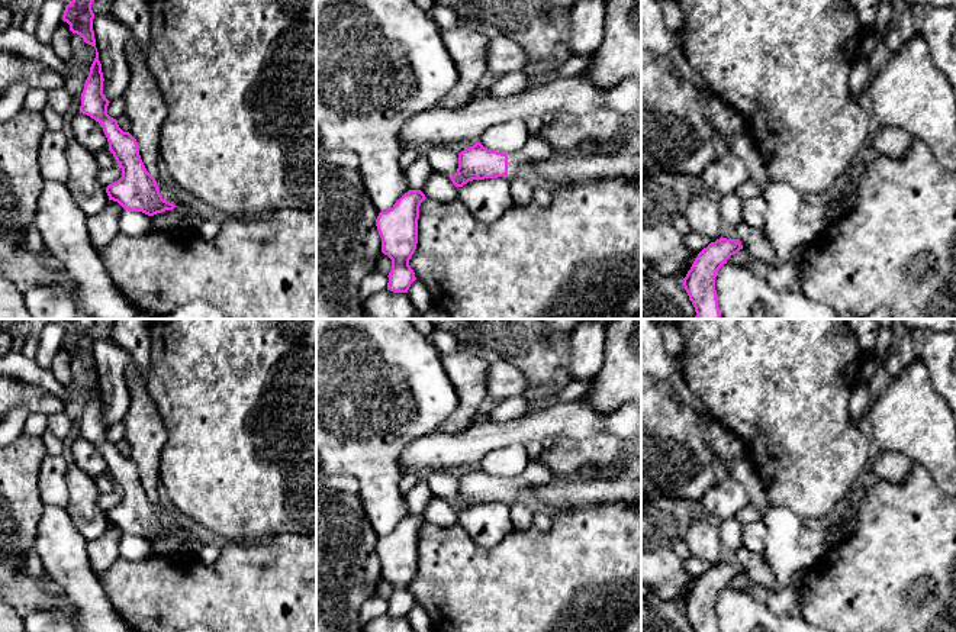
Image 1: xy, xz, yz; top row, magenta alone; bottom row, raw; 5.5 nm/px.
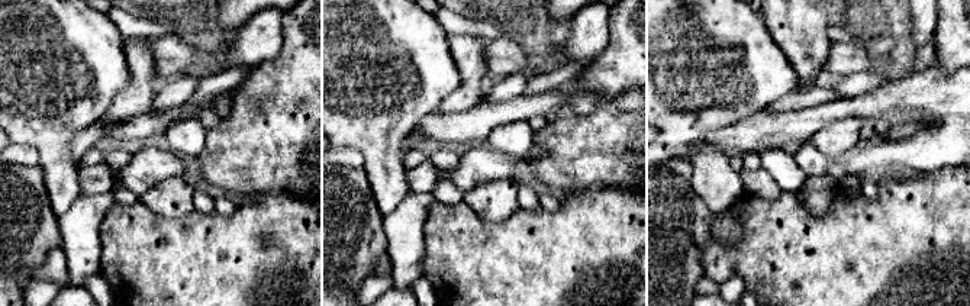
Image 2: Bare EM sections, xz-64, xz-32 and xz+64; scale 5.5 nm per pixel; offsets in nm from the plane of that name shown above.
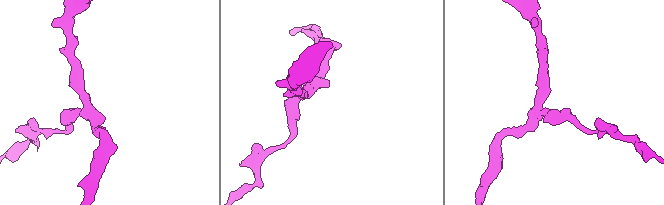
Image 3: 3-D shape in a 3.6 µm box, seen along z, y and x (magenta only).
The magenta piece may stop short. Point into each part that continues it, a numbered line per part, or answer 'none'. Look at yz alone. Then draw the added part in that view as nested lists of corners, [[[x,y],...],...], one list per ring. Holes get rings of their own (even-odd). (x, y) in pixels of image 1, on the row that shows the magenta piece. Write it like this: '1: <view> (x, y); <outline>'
none

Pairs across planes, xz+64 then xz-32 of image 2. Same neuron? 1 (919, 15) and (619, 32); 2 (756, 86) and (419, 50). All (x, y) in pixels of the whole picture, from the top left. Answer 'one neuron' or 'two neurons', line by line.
1: two neurons
2: one neuron

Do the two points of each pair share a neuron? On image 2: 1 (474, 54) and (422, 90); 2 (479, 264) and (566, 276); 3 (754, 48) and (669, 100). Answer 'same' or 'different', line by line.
1: different
2: same
3: same

